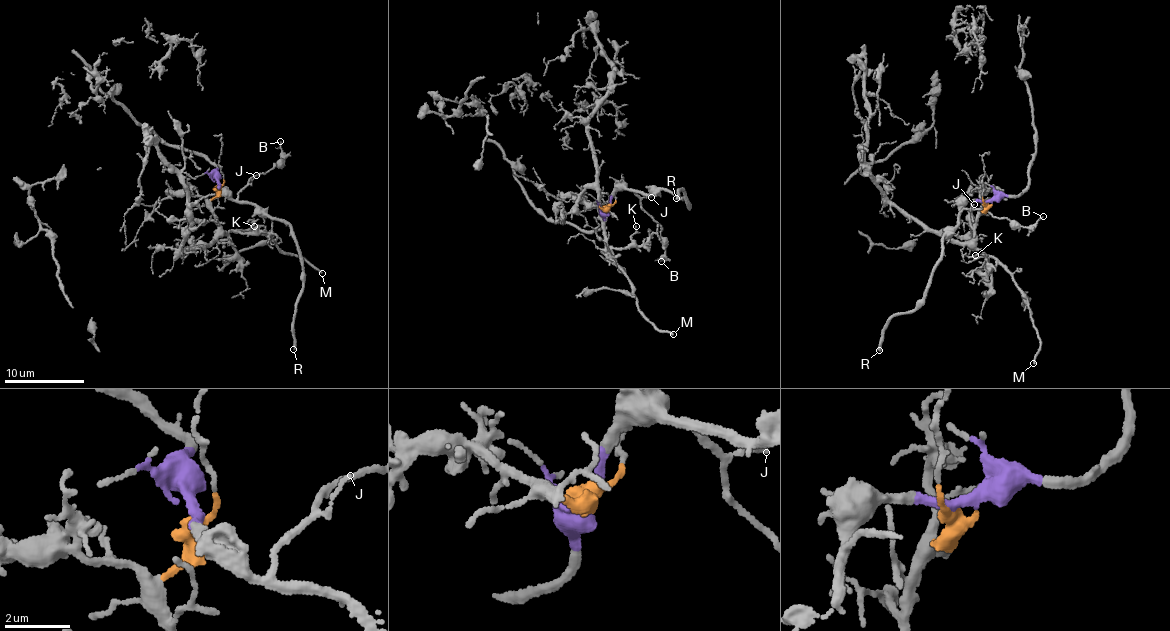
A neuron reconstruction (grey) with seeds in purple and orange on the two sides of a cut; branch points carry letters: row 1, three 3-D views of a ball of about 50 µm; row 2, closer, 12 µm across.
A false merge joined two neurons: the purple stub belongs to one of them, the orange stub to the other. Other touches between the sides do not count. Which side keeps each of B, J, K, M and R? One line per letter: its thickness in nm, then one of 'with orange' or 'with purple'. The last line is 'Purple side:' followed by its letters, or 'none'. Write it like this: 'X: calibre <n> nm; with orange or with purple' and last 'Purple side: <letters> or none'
B: calibre 130 nm; with purple
J: calibre 100 nm; with purple
K: calibre 70 nm; with orange
M: calibre 200 nm; with orange
R: calibre 280 nm; with purple
Purple side: B, J, R

